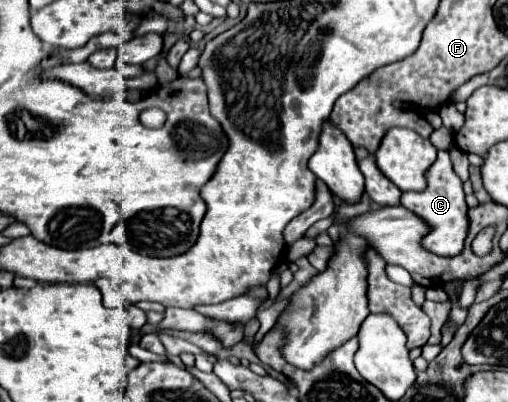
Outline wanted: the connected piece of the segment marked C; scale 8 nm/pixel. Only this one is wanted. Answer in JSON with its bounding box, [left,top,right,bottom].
[402,146,468,256]

